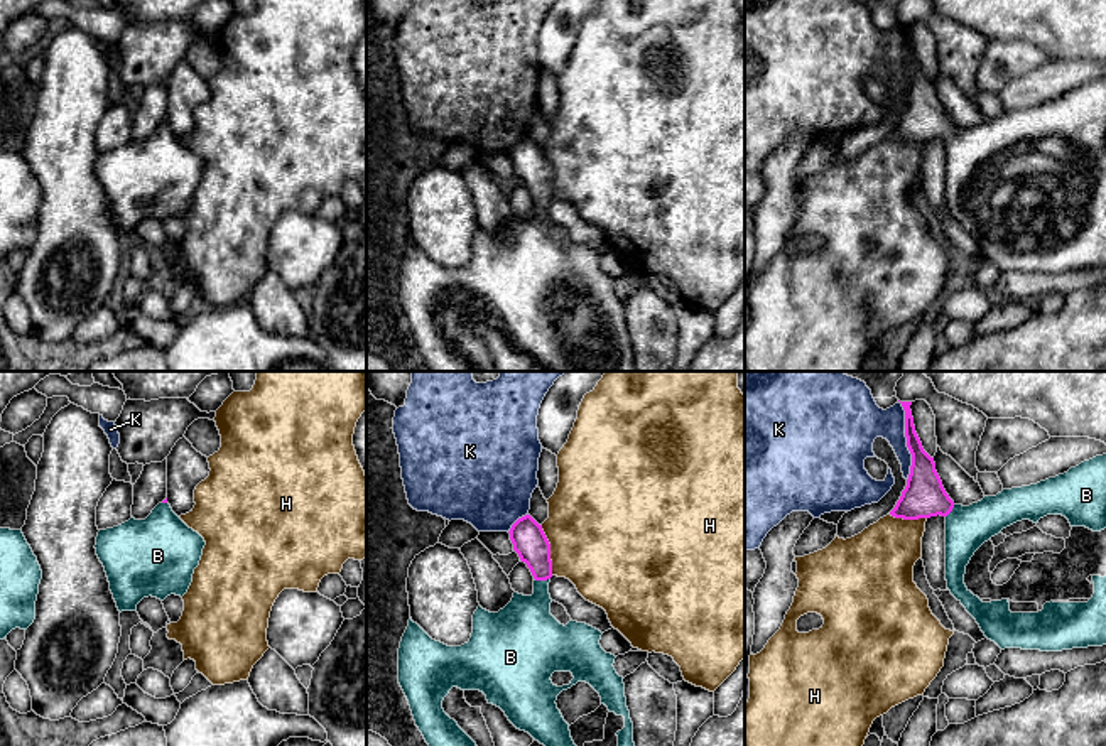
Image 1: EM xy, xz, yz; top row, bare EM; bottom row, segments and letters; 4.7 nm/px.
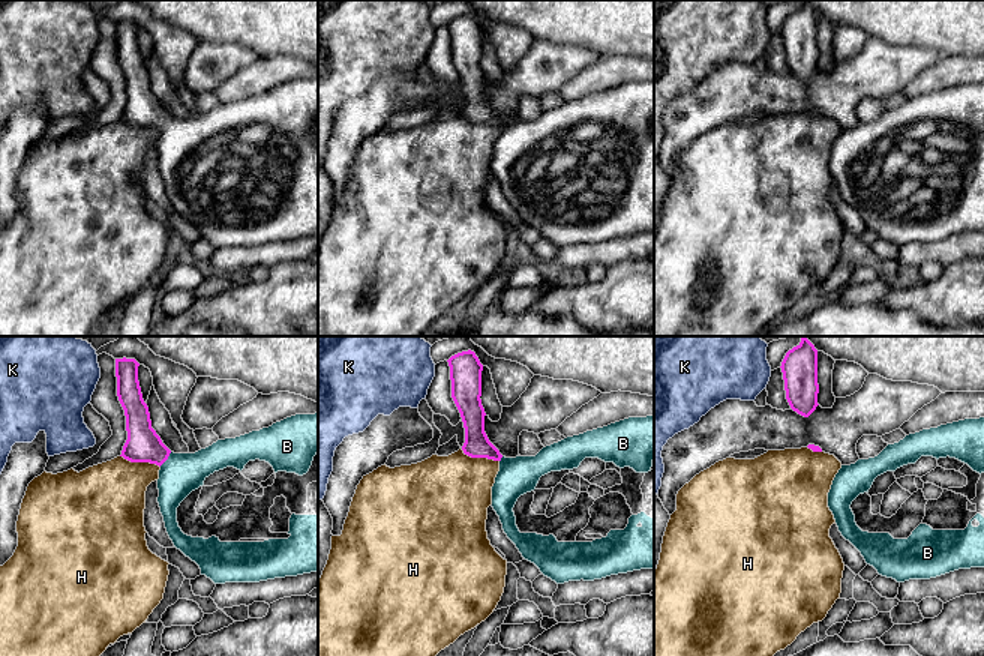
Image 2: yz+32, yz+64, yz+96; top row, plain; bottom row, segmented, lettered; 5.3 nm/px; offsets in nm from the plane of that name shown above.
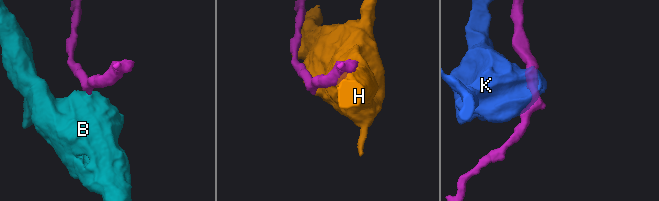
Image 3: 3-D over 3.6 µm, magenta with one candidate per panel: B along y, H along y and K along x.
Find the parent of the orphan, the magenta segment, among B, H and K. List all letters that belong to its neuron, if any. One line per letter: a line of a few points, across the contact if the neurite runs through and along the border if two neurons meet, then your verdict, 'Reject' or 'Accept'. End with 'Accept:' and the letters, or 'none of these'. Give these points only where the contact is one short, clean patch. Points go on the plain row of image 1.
B: Line: xz (529, 162), (537, 178), (542, 201), (539, 227), (524, 250). Accept
H: Reject
K: Reject
Accept: B

